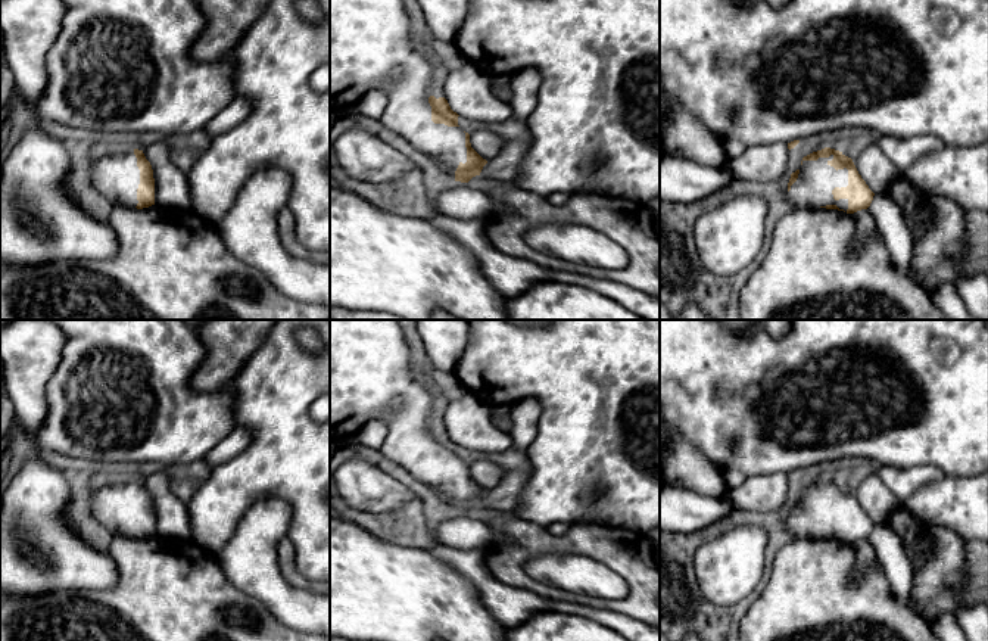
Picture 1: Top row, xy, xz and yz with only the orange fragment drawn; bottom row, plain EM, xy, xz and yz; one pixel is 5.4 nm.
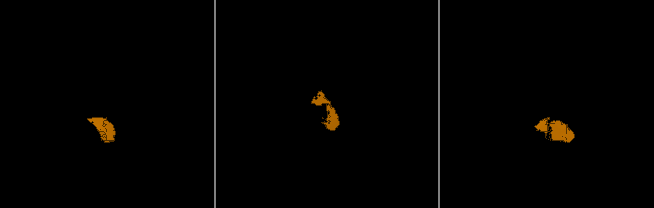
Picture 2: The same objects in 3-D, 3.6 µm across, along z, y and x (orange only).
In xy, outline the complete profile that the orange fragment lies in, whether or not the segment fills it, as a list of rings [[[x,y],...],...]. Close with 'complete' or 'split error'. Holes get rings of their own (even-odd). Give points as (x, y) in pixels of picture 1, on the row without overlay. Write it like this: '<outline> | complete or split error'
[[[134,477],[96,479],[91,491],[93,519],[113,535],[155,535],[155,508],[143,480]]] | split error

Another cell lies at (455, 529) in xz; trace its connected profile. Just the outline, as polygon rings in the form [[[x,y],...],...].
[[[461,511],[434,517],[431,533],[437,542],[458,550],[484,548],[498,539],[486,522]]]

